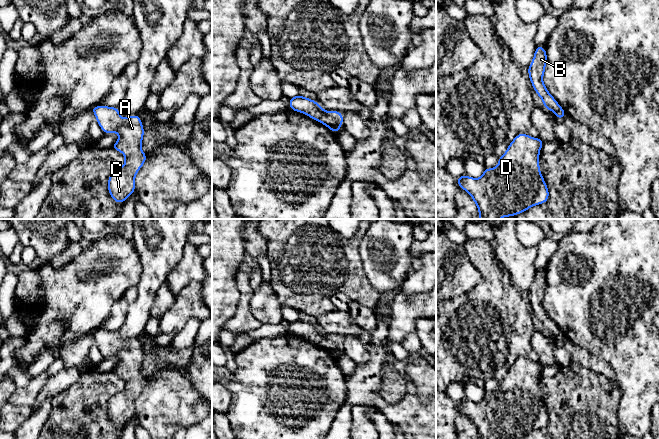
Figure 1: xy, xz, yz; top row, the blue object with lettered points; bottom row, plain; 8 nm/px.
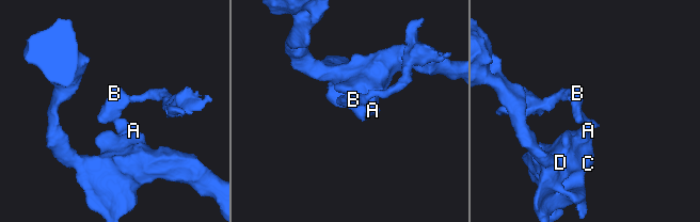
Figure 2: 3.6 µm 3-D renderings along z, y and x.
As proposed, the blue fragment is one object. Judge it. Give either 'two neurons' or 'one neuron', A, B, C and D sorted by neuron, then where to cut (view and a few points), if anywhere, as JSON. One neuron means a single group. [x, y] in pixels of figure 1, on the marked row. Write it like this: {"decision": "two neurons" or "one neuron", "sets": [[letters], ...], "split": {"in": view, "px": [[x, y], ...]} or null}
{"decision": "two neurons", "sets": [["A", "C", "D"], ["B"]], "split": {"in": "xz", "px": [[325, 111], [317, 120]]}}

